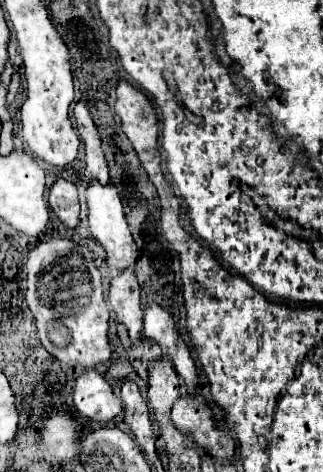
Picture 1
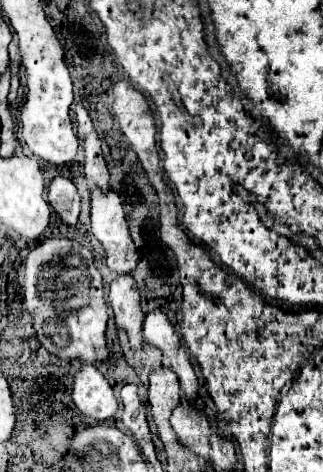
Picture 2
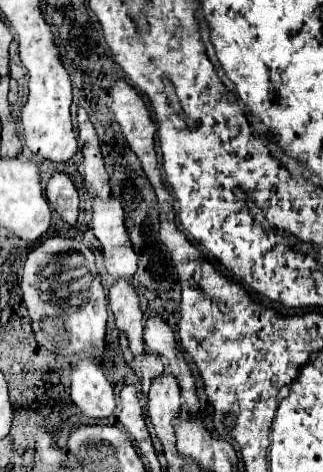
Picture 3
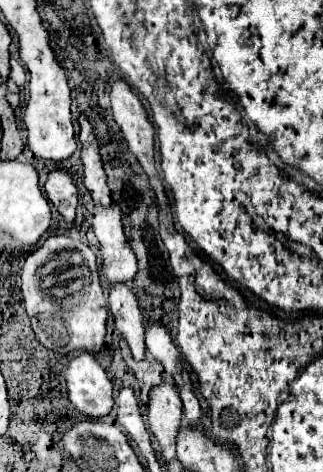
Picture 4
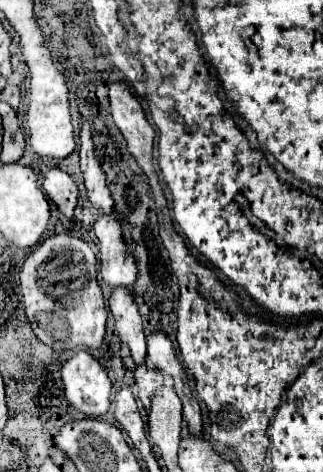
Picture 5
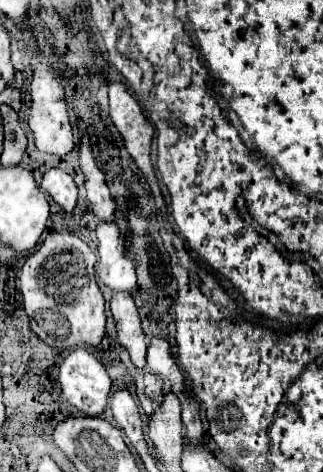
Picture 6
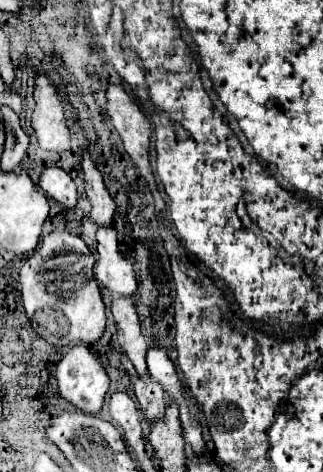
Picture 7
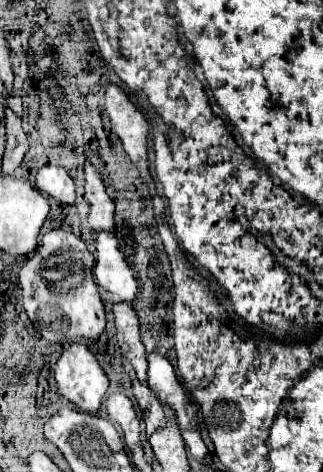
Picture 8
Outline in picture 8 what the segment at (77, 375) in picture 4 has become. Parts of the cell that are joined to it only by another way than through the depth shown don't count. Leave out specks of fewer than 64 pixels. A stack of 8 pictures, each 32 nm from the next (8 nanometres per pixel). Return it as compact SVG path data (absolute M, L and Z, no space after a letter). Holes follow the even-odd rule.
M76 342L76 344L70 344L60 360L56 362L56 368L54 368L54 378L56 378L56 384L58 384L58 392L68 398L76 408L84 410L84 412L98 412L100 406L102 406L102 398L108 390L108 376L104 374L104 370L100 368L98 360L94 358L94 354L88 350L86 344L82 342Z

